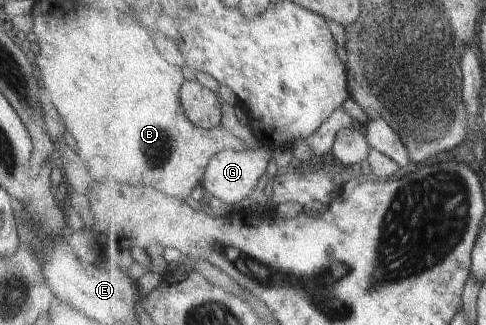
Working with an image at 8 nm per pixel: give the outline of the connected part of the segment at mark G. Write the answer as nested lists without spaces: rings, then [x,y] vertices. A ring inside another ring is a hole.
[[[265,146],[258,147],[253,151],[223,151],[217,154],[208,165],[202,186],[205,188],[207,196],[213,196],[233,207],[241,200],[252,197],[257,184],[267,172],[271,158],[273,158],[273,152]]]

